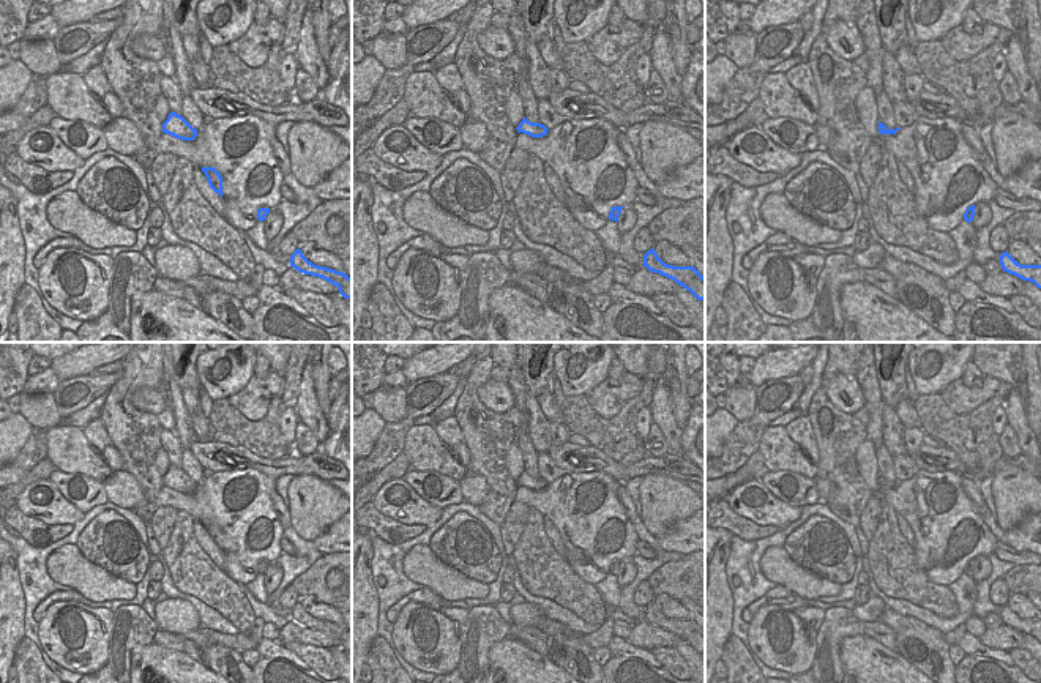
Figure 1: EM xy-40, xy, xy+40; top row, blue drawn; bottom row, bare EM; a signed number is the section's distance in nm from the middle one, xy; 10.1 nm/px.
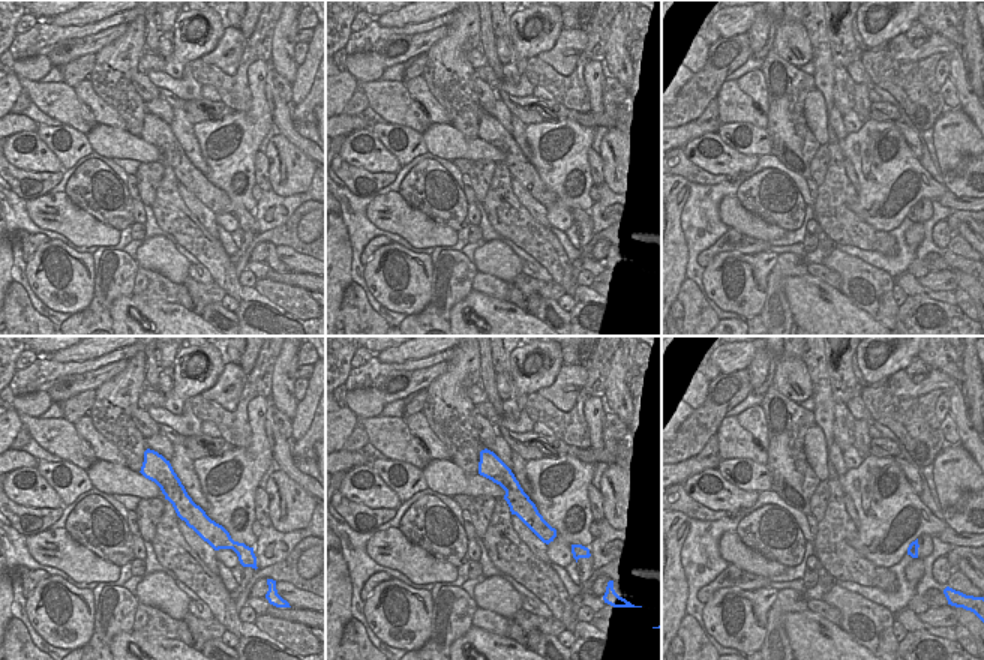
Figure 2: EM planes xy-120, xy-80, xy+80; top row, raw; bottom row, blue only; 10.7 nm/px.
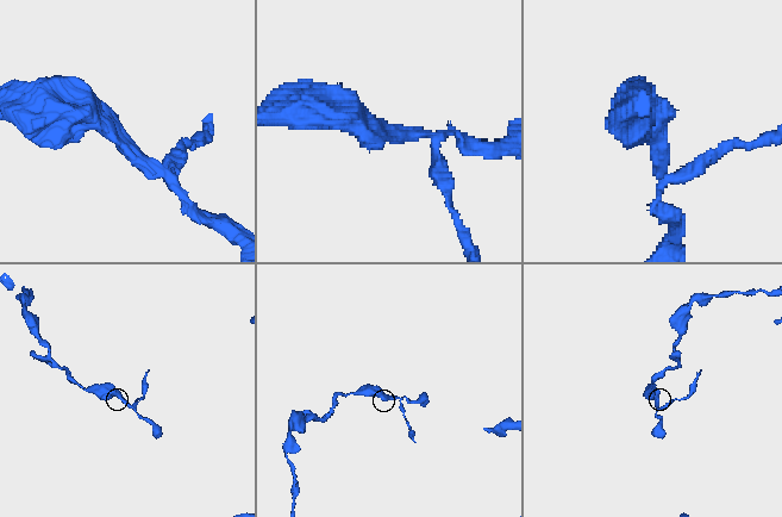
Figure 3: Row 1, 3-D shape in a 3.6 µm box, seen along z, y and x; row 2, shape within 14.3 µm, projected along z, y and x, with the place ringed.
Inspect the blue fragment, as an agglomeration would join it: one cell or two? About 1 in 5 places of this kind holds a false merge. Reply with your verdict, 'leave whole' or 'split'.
leave whole

